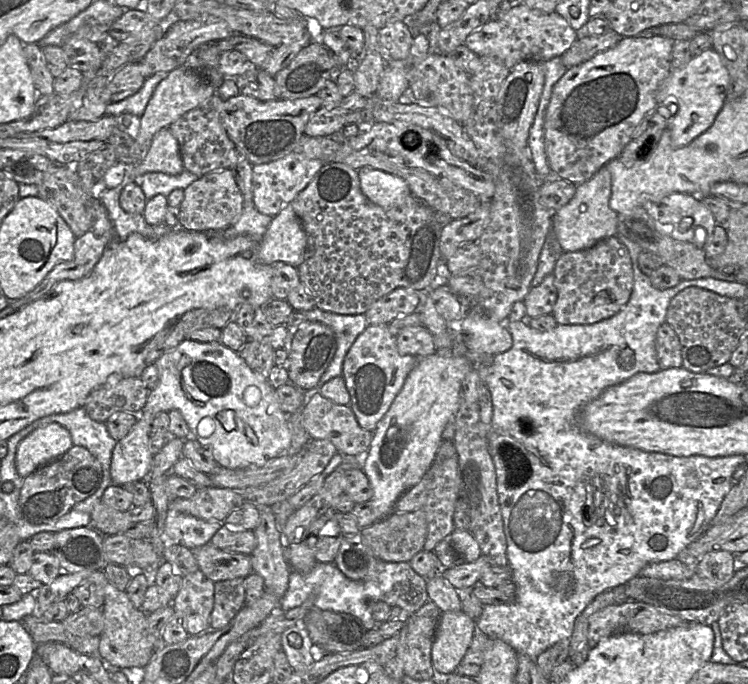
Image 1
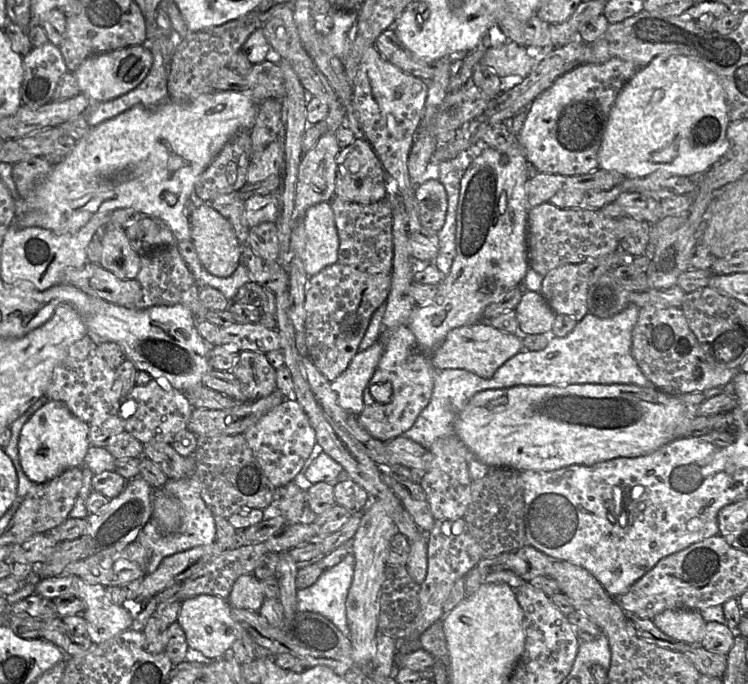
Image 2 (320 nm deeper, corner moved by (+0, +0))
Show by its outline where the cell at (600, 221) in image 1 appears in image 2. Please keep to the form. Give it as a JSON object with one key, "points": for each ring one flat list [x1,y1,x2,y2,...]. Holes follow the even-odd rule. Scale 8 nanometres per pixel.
{"points":[[678,54,656,56,647,66,639,69,618,94,610,110,601,146,598,151,599,168,619,173,625,178,645,178,655,171,665,171,677,176,697,177,702,175,712,164,716,163,731,147,732,144,727,138,729,124,726,94,718,76,713,71,698,60,688,56]]}

